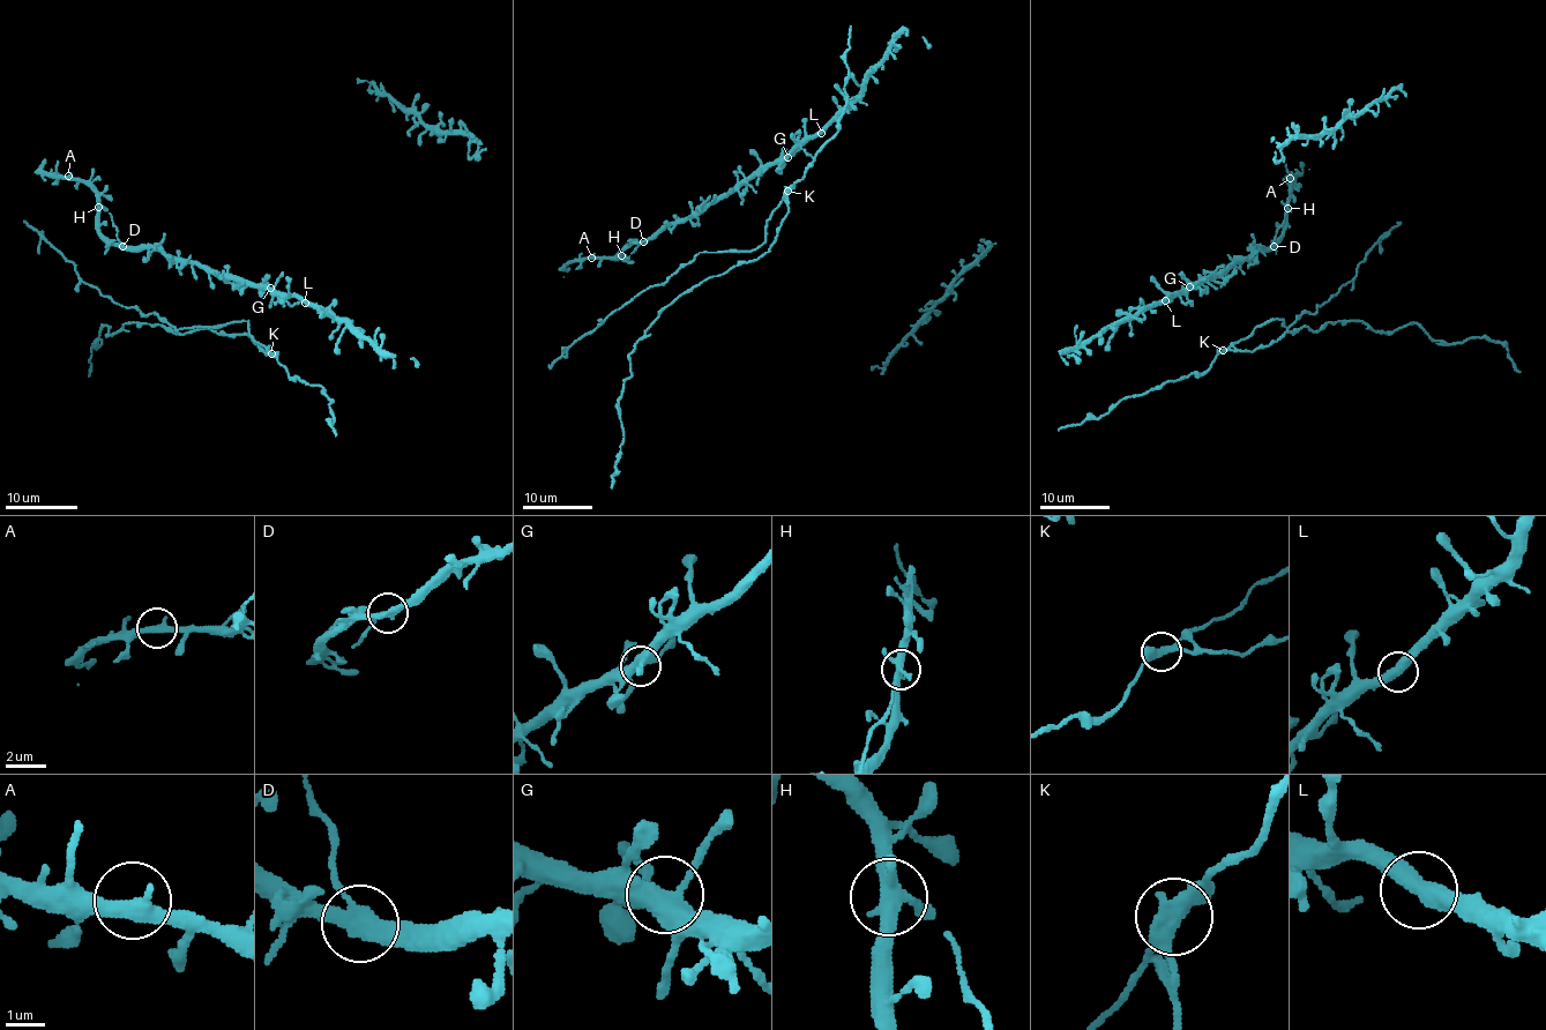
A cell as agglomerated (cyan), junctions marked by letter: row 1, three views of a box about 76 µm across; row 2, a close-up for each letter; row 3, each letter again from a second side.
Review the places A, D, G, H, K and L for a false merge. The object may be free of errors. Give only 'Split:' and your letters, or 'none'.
Split: none

